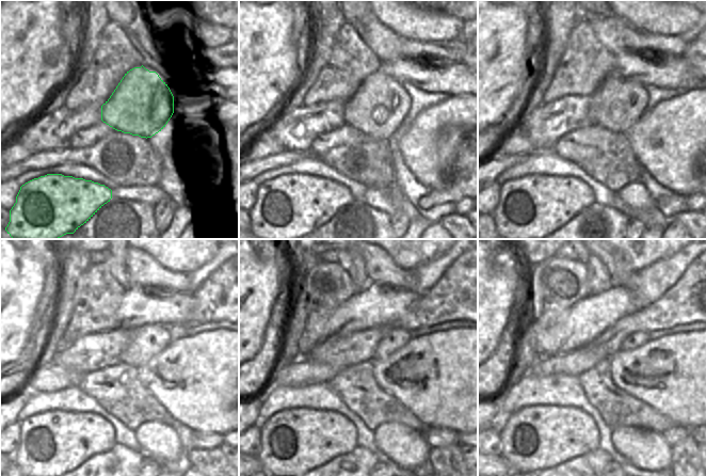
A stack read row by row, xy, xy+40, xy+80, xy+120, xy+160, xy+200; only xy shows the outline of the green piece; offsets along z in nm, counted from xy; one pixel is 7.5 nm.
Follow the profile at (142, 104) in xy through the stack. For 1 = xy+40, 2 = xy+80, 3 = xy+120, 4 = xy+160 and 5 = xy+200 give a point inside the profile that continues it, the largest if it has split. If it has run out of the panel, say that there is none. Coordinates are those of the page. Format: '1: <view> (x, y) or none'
1: xy+40 (381, 104)
2: xy+80 (618, 104)
3: xy+120 (148, 340)
4: xy+160 (397, 337)
5: xy+200 (636, 339)

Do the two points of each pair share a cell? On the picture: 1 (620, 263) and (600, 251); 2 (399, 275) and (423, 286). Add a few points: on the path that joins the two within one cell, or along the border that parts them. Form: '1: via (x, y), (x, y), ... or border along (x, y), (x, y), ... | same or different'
1: via (615, 260), (605, 252) | same
2: border along (413, 271), (416, 275), (415, 290) | different

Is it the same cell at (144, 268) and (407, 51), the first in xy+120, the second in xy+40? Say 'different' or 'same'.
same

